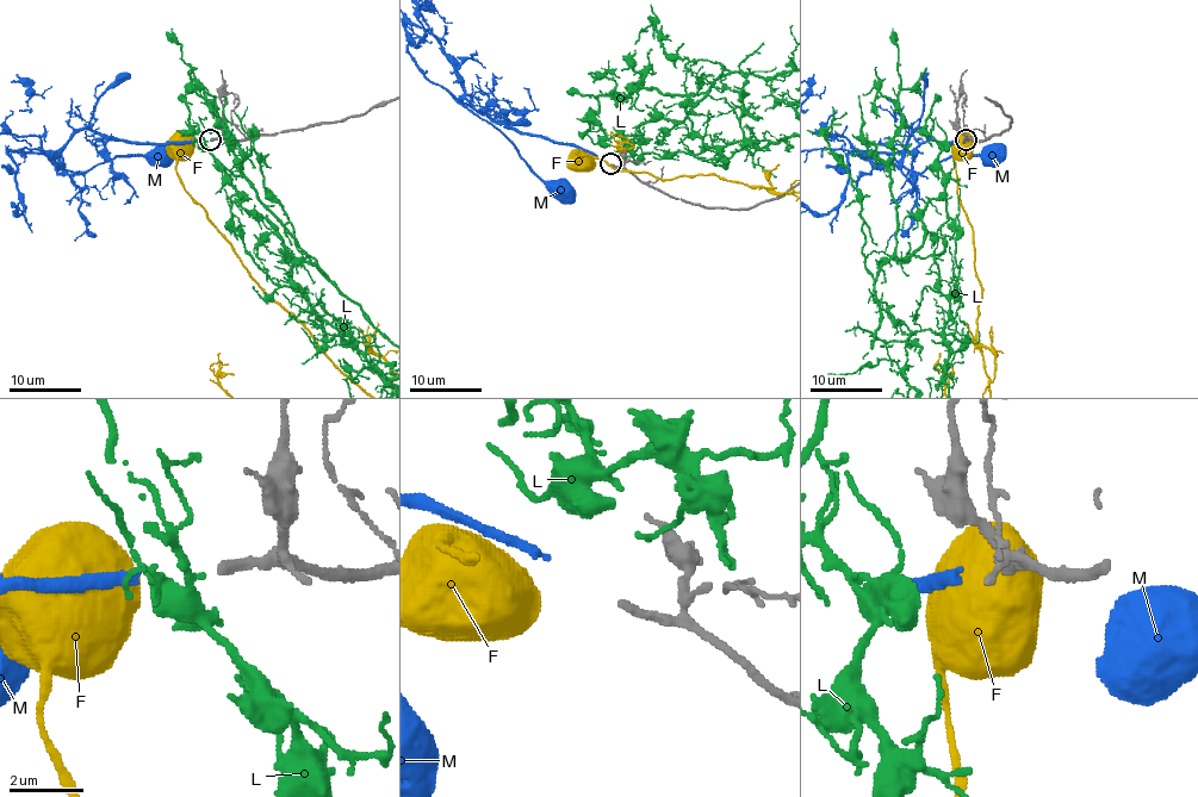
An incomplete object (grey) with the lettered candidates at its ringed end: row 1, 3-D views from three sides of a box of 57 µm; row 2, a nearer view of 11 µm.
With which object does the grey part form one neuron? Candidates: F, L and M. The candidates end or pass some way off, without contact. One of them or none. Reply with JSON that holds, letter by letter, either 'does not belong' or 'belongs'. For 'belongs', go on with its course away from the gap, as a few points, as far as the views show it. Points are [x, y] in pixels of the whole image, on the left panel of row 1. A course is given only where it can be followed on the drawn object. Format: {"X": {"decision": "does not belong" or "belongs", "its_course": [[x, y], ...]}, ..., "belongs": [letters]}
{"F": {"decision": "does not belong"}, "L": {"decision": "does not belong"}, "M": {"decision": "belongs", "its_course": [[197, 139], [126, 143], [85, 129], [70, 137], [59, 166], [85, 173], [118, 155], [165, 155]]}, "belongs": ["M"]}

